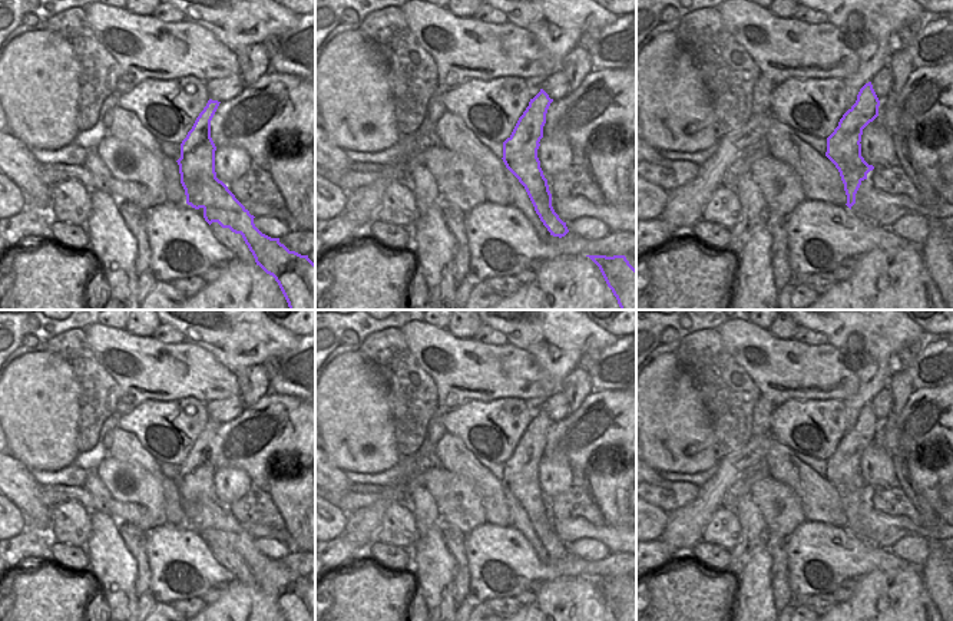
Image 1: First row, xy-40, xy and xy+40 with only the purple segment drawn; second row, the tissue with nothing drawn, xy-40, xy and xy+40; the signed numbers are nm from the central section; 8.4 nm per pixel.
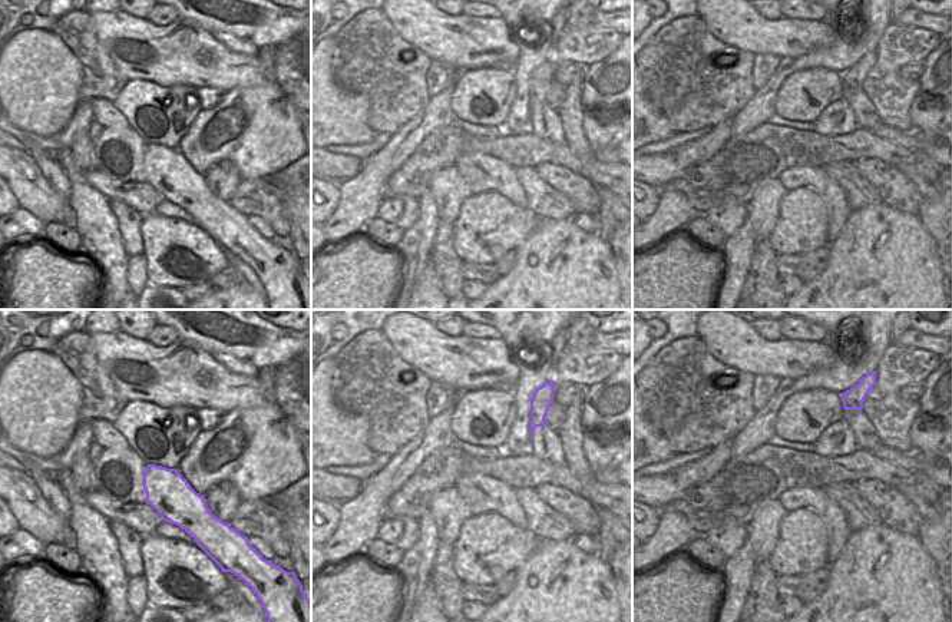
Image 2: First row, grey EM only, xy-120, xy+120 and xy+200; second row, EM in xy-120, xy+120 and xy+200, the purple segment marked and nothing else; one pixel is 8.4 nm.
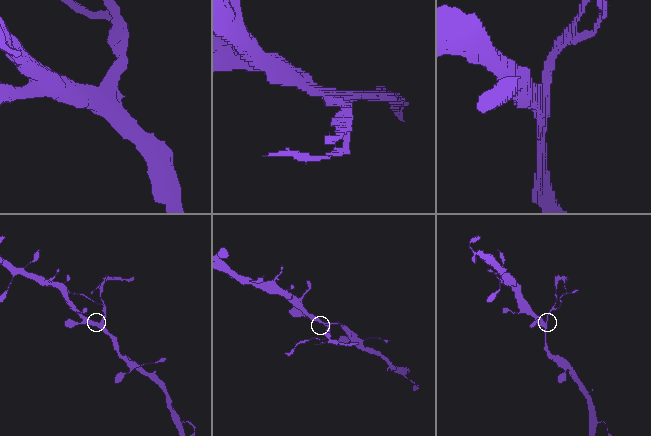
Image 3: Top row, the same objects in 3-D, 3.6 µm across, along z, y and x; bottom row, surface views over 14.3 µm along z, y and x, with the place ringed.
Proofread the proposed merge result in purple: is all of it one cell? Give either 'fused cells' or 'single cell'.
fused cells

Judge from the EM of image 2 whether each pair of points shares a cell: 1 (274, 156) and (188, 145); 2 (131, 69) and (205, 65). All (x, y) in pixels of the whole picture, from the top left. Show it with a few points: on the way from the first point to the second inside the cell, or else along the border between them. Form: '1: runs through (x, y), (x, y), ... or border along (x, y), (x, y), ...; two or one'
1: runs through (253, 151), (210, 151); one
2: runs through (149, 65), (187, 65); one

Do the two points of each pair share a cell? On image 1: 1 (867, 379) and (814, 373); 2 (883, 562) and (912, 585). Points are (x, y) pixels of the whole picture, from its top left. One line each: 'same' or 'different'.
1: different
2: different

